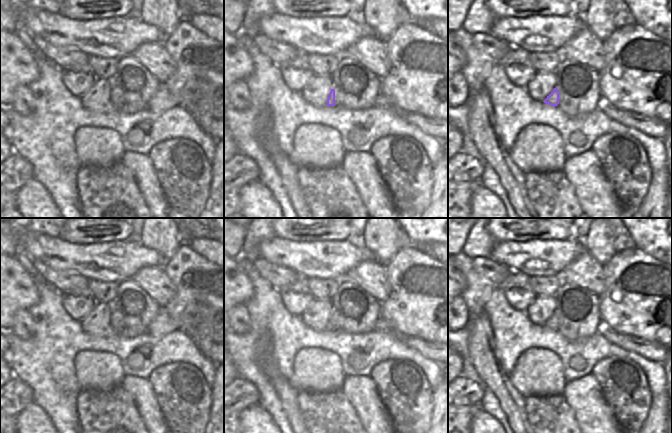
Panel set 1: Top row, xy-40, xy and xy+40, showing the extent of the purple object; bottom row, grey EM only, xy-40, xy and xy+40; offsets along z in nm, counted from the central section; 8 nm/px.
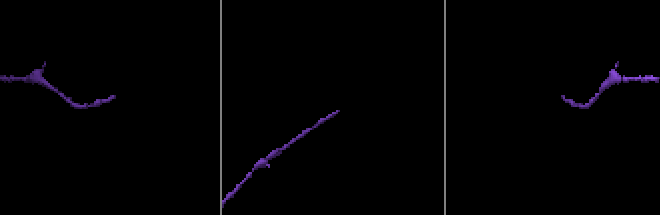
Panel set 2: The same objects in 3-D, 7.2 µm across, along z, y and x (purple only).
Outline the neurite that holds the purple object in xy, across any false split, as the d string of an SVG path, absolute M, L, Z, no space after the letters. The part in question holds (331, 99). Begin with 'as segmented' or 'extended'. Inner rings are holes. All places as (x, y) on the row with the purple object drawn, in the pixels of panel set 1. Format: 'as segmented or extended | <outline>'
extended | M354 74L341 75L341 85L336 90L331 89L327 106L338 106L340 100L353 110L368 110L377 106L377 98L371 95L369 81Z

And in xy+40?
as segmented | M554 88L543 102L550 106L557 106L560 100L559 97L559 90L557 88Z

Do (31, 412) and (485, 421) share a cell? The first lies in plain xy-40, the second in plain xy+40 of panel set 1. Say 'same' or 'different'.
same

